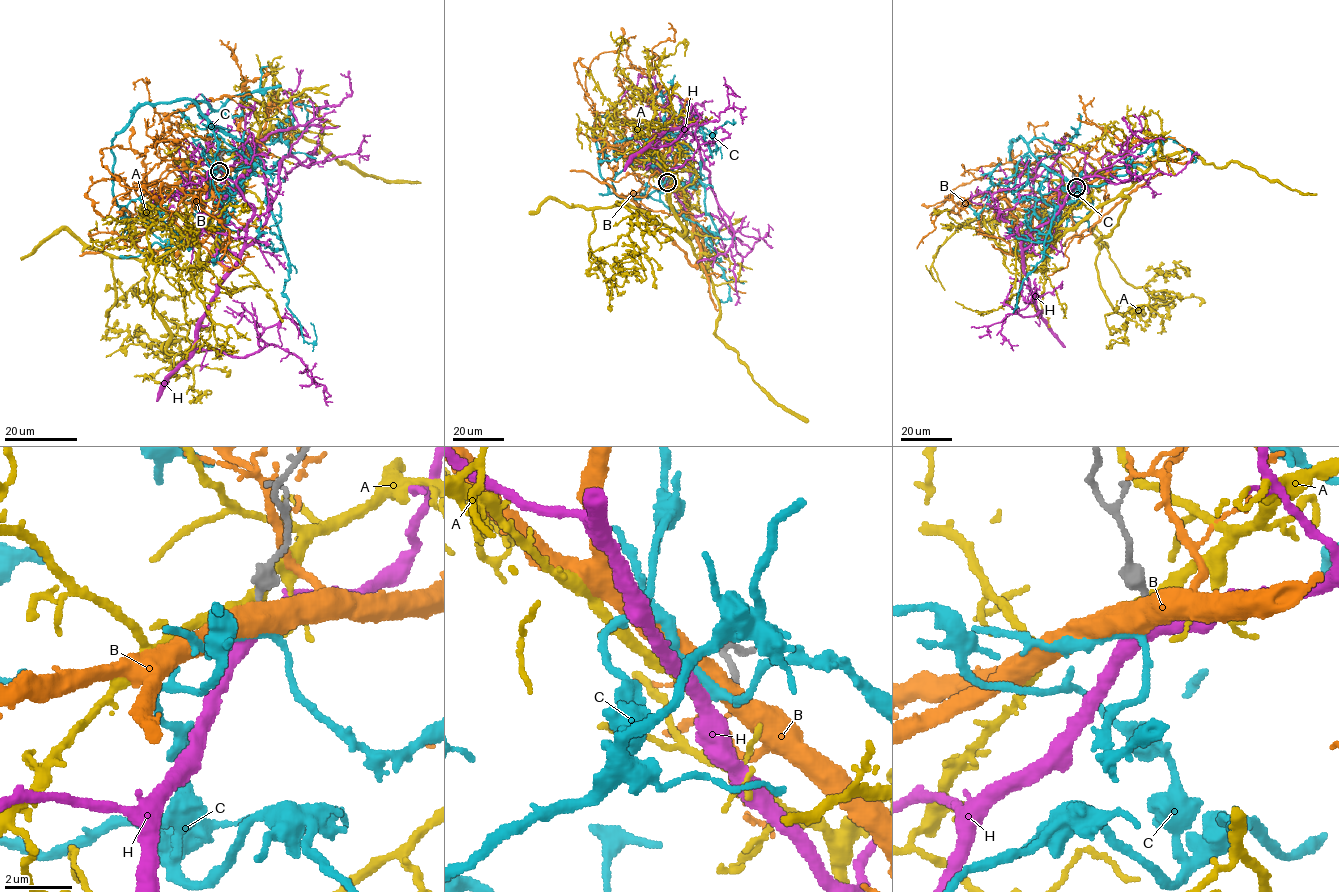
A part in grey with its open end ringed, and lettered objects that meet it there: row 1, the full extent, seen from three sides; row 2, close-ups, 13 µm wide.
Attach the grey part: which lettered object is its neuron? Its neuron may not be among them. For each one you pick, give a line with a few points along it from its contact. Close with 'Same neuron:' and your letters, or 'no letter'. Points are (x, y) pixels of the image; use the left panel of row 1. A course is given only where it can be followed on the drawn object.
C: Its course: (219, 171), (259, 161), (219, 217), (181, 174), (272, 144), (300, 100), (295, 137)
Same neuron: C

